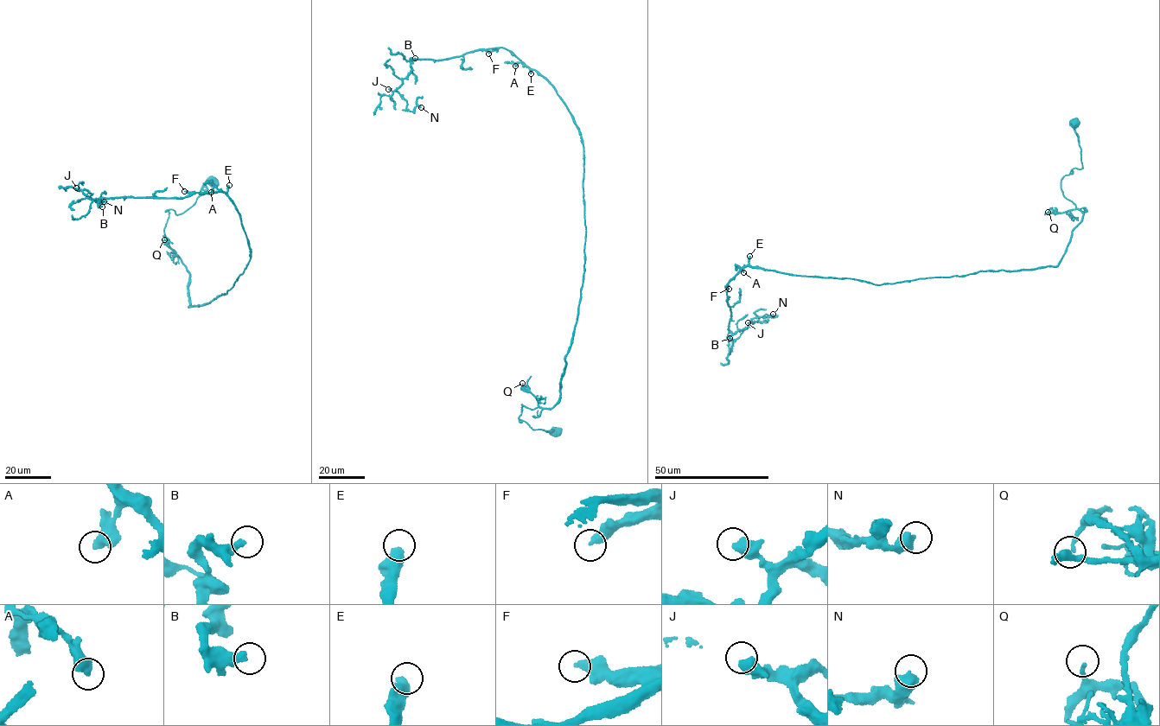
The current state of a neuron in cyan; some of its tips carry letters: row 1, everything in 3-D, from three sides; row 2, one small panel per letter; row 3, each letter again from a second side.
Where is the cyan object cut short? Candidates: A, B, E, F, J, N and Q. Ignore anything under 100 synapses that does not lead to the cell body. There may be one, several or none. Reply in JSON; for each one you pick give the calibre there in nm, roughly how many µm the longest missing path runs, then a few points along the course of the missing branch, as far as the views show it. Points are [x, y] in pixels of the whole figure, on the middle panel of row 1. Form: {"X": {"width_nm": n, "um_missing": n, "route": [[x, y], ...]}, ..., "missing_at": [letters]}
{"E": {"width_nm": 550, "um_missing": 110, "route": [[531, 73], [513, 92], [492, 138], [483, 172], [488, 209], [485, 228], [492, 235], [494, 232], [490, 237]]}, "missing_at": ["E"]}

